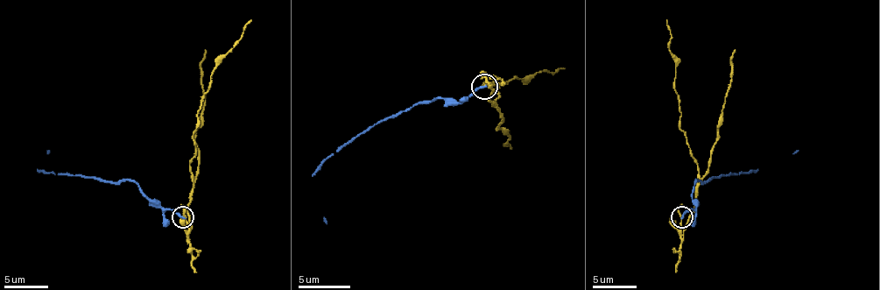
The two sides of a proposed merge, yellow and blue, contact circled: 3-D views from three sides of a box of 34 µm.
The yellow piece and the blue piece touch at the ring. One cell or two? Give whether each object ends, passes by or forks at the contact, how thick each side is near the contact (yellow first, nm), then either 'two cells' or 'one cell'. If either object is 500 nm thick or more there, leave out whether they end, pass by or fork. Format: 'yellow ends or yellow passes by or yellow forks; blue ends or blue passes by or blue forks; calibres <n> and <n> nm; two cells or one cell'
yellow passes by; blue ends; calibres 160 and 190 nm; two cells

